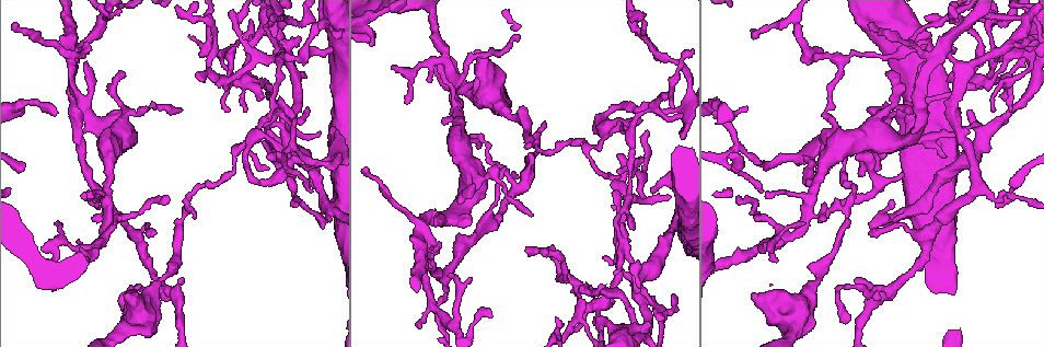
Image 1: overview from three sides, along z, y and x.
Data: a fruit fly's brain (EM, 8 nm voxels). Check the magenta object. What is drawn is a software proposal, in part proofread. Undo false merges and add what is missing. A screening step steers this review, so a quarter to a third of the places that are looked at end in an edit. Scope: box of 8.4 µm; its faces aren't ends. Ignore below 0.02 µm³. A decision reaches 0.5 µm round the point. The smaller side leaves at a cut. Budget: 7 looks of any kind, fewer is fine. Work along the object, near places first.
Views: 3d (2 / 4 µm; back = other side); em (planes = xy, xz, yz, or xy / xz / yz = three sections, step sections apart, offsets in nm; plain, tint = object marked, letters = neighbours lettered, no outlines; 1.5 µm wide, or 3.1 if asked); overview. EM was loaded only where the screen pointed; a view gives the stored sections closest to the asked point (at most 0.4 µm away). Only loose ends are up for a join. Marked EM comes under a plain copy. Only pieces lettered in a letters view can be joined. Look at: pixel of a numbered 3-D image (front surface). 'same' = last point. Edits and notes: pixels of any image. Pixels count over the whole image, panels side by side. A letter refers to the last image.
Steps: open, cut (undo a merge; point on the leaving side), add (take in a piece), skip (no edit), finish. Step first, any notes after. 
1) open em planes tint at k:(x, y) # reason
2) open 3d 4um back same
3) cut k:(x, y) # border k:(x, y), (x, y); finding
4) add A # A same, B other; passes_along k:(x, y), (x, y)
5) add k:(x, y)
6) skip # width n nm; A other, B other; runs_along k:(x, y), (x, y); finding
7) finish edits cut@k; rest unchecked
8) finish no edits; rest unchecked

open em xy step 4 letters at 1:(183, 109) # tapers out

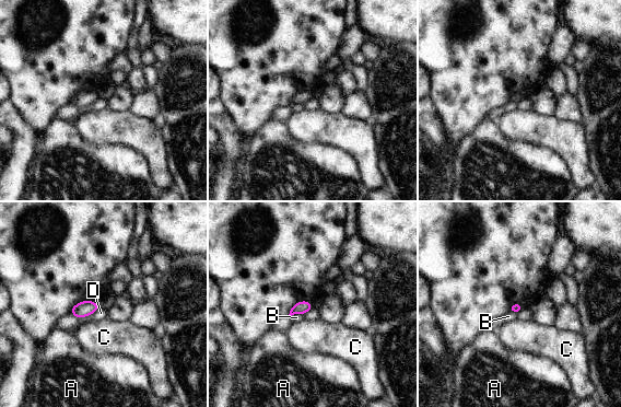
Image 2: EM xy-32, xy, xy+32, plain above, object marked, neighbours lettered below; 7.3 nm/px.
open em planes letters same

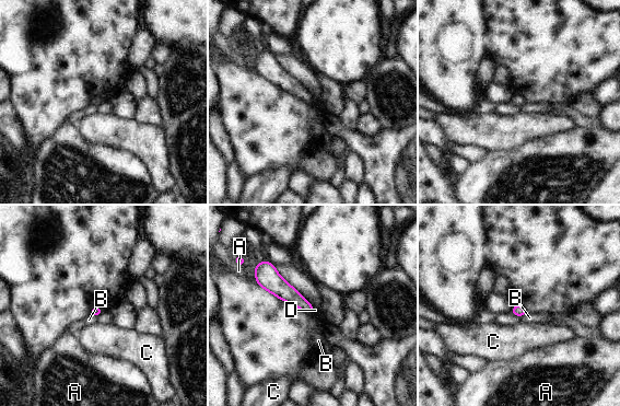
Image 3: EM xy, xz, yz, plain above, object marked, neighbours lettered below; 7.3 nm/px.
skip # A other, B other, C other, D other; runs_along 3:(264, 268), (288, 293), (310, 309); no lettered piece goes on from it

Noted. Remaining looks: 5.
open 3d 2um at 1:(253, 134) # arms run side by side

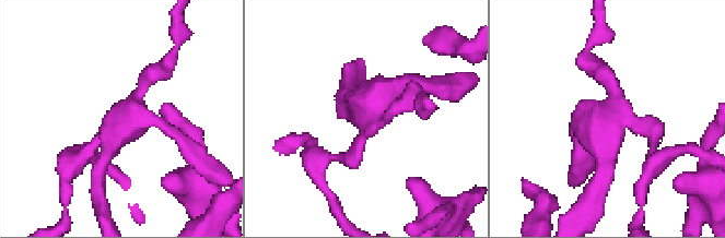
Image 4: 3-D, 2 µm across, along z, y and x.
open em planes letters at 4:(630, 115) # now the EM

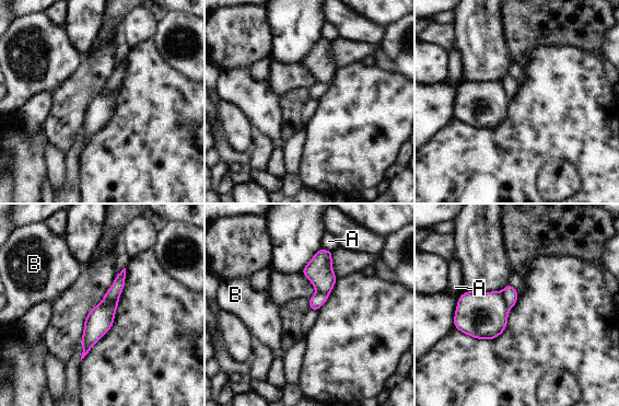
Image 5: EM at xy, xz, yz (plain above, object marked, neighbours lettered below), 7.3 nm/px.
cut 5:(100, 320) # longest_contact A 90 nm; A other, B other; border 5:(118, 298), (101, 303); a second cell is stuck on

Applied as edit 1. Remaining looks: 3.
open overview # see it whole again

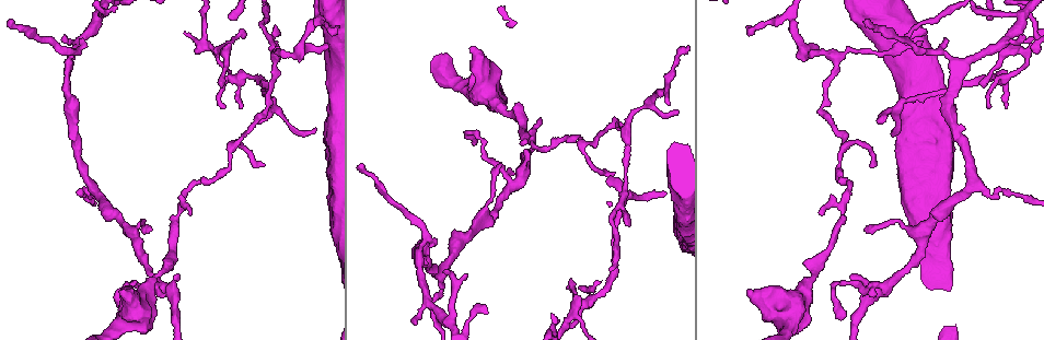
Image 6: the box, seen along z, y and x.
open 3d 2um at 6:(119, 292) # stops while still wide

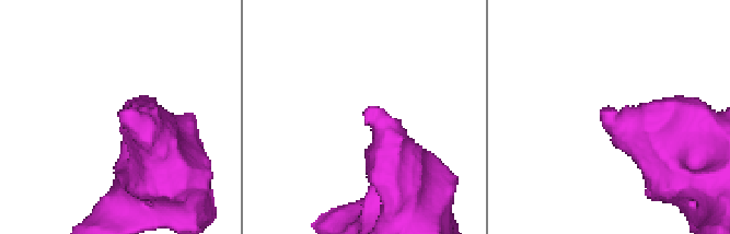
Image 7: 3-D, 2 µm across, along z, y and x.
open em planes letters at 7:(601, 111) # shape alone is not enough

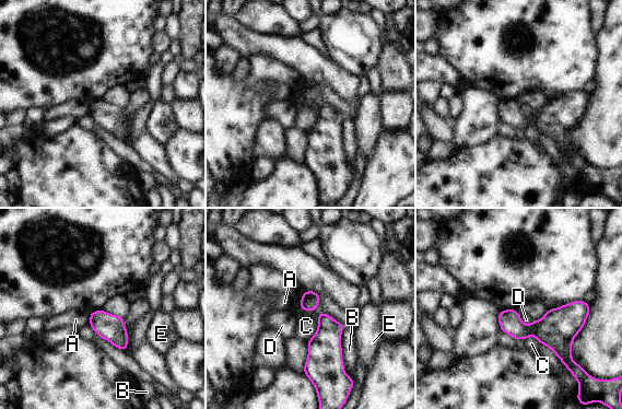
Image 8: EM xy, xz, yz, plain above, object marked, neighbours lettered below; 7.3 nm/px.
skip # A other, B other, C other, D other, E other; border 8:(317, 314), (317, 330), (307, 341); no lettered piece goes on from it

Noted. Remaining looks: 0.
finish edits cut@5; rest unchecked

